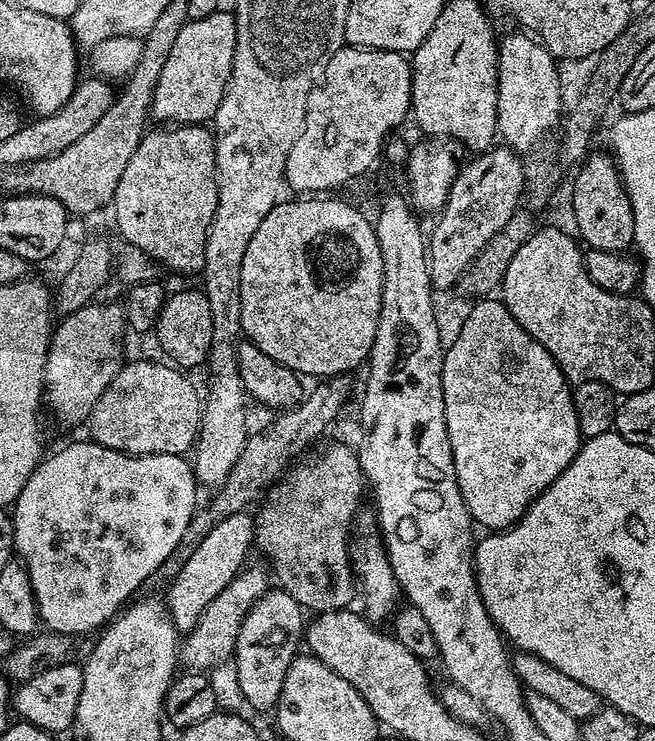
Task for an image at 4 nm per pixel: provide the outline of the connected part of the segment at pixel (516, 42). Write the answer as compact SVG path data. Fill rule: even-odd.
M527 31L512 32L499 41L500 61L498 62L498 114L496 115L496 130L499 139L521 157L528 158L531 152L536 152L548 140L548 135L561 123L564 104L564 88L560 85L560 72L555 56L548 53L545 44L540 43L535 35Z

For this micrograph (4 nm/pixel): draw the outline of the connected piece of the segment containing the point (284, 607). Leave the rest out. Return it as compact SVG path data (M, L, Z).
M279 586L269 587L267 594L246 614L238 632L234 663L238 670L238 686L242 686L242 694L253 713L271 713L275 709L282 694L282 682L286 682L286 670L290 670L290 662L294 662L294 658L301 651L302 641L306 636L304 616L306 617L305 609L301 608L298 602L294 602L294 598L290 598L290 594L286 594Z

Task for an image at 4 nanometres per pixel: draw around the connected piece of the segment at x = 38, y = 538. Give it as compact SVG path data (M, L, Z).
M88 438L58 449L53 456L45 455L34 470L34 474L30 474L26 486L22 486L22 494L18 494L15 504L10 508L14 530L12 547L19 563L28 571L41 625L49 632L65 632L71 636L85 634L84 632L95 633L103 629L137 595L135 592L144 588L146 578L150 578L150 574L157 572L162 562L166 562L166 558L174 554L174 546L182 542L182 534L186 532L186 526L190 526L190 518L198 510L196 491L198 491L196 473L192 471L191 463L184 456L174 454L127 456L124 452L110 450Z

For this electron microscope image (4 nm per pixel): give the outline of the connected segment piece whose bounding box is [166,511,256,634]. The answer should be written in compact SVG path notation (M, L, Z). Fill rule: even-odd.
M247 511L230 514L230 518L222 518L206 538L202 538L202 546L186 558L186 566L182 566L180 572L167 585L166 603L168 612L177 633L186 634L198 622L198 618L226 590L226 586L236 577L241 568L245 567L248 551L253 551L256 525L253 517Z

